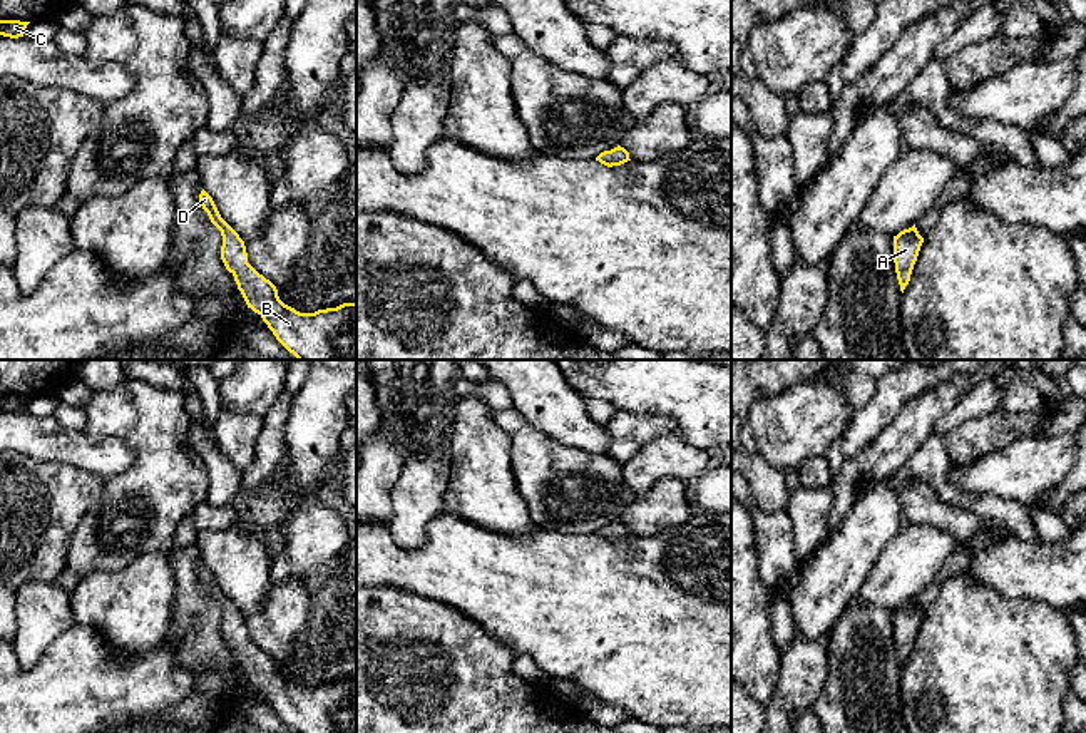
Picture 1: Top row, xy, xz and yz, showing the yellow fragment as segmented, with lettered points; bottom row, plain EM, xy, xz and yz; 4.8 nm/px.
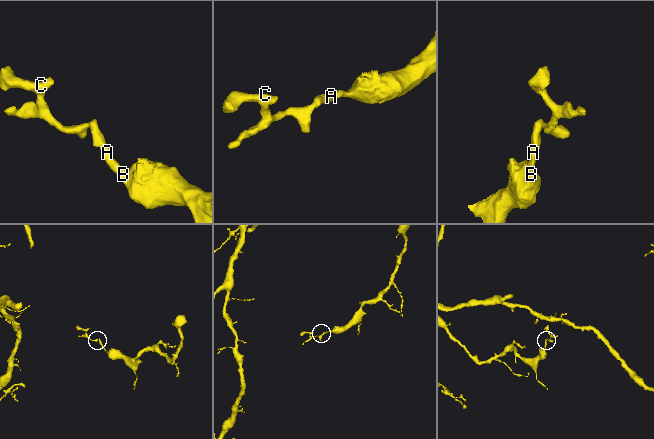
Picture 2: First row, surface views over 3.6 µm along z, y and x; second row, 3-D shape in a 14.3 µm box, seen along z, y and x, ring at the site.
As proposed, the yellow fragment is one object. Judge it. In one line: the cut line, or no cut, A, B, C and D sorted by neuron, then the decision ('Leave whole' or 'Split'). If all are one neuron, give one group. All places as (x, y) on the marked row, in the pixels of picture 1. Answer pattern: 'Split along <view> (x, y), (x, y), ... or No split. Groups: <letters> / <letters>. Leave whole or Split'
No split. Groups: A B C D. Leave whole

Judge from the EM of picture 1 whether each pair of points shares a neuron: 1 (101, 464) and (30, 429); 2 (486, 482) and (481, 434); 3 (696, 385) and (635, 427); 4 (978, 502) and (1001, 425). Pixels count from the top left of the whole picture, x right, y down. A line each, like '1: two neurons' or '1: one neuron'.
1: one neuron
2: one neuron
3: two neurons
4: two neurons

